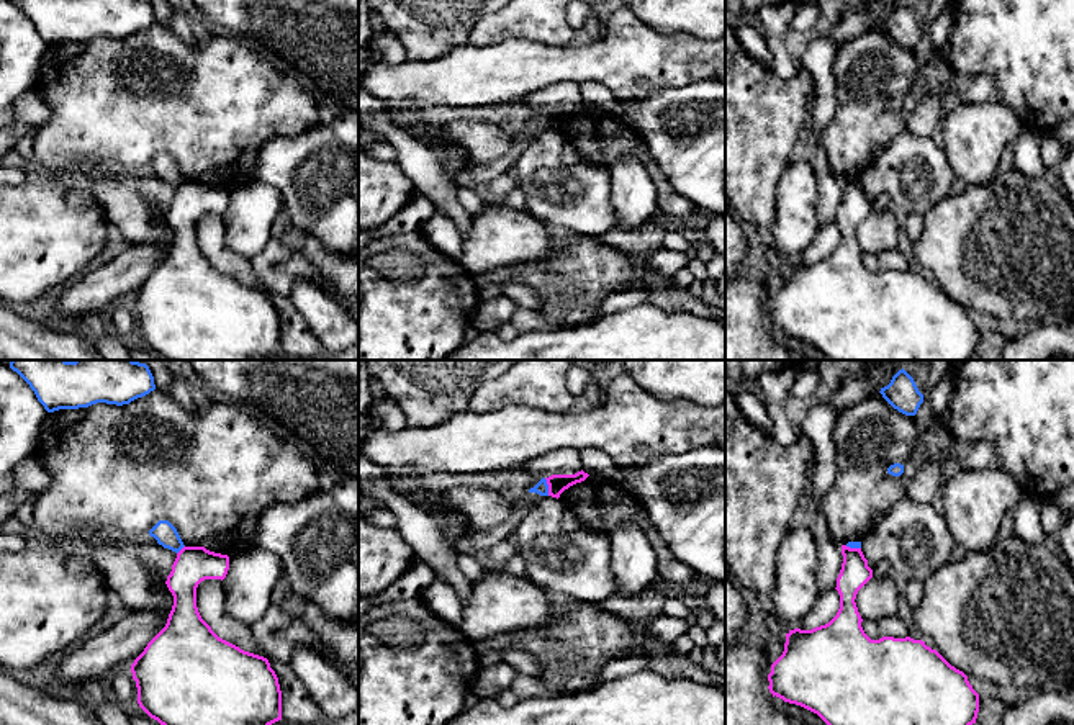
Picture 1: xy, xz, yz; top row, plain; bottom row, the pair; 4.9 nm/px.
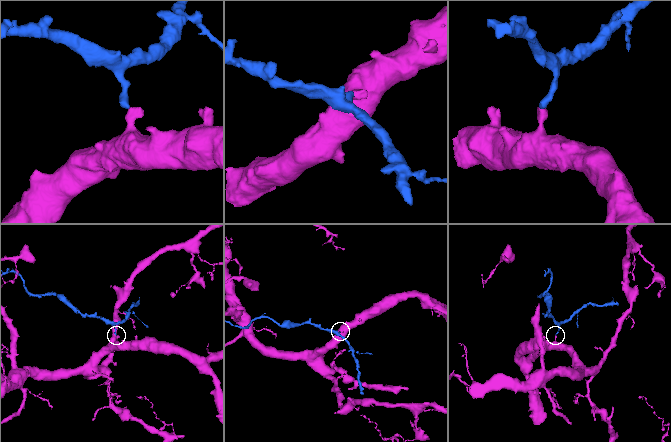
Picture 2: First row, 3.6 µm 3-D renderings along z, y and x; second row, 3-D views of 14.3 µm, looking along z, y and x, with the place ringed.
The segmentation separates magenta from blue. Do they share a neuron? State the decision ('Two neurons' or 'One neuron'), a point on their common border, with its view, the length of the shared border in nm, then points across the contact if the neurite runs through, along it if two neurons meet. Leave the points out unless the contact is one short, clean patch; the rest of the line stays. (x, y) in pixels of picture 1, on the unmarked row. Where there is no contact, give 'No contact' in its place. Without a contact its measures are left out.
Two neurons. Touches magenta at xz (549, 120). Shared border 90 nm. Boundary: xz (544, 112), (549, 128)

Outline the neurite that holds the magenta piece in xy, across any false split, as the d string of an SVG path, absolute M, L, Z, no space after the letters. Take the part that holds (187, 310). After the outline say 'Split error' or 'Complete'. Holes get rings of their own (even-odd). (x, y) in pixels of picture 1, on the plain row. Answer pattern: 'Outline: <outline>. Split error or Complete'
Outline: M183 180L167 209L174 229L167 257L131 298L138 337L162 360L270 360L282 353L282 324L268 293L219 272L198 245L198 218L223 214L228 203L228 188Z. Complete

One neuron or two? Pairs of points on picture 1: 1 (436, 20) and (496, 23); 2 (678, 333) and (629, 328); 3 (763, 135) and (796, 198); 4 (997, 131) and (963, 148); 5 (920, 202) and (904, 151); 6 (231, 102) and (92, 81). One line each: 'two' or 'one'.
1: two
2: one
3: two
4: one
5: one
6: one

